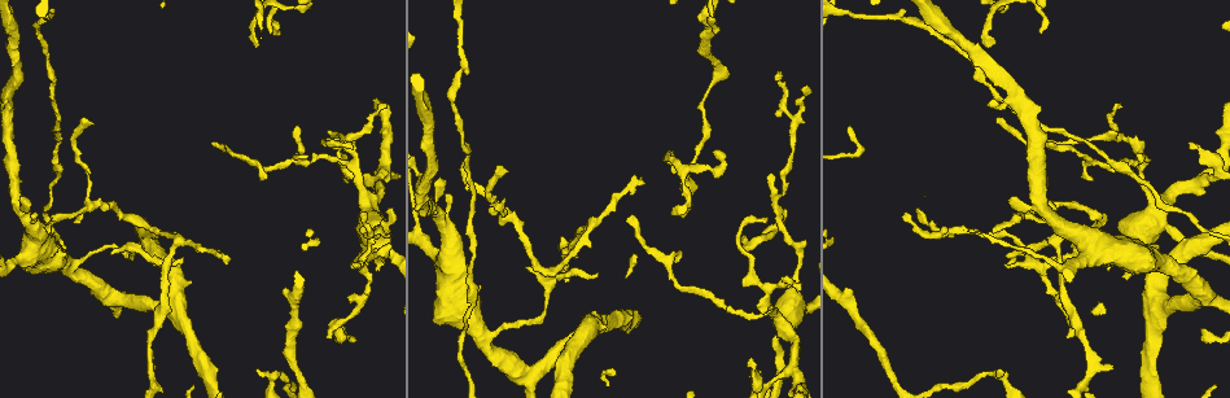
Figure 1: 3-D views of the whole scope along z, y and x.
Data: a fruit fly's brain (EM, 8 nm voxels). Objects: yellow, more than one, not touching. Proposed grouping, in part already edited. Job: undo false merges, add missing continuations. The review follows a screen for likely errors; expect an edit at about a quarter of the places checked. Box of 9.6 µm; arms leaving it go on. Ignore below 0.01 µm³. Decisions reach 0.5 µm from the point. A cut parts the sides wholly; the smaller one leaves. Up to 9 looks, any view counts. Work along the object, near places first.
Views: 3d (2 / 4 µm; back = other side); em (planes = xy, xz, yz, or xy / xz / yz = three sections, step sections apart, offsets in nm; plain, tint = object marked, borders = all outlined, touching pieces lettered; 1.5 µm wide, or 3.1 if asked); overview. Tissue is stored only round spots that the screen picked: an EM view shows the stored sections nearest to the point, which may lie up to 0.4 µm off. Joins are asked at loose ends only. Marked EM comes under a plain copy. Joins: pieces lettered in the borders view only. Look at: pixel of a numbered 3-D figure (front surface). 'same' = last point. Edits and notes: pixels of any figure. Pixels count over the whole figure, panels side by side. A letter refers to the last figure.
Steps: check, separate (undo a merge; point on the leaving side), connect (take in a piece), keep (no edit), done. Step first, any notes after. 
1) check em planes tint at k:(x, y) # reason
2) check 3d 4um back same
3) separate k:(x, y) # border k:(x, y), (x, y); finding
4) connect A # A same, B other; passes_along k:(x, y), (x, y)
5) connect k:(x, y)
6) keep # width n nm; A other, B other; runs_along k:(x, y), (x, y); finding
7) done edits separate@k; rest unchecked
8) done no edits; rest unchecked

check em planes tint at 1:(461, 40) # a narrow waist

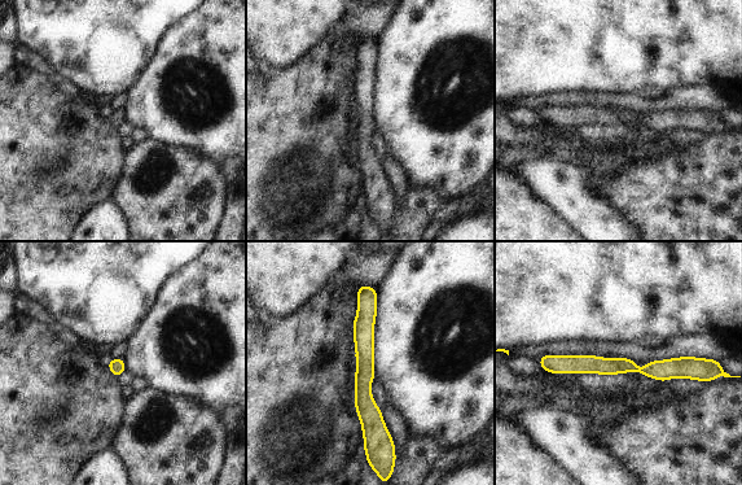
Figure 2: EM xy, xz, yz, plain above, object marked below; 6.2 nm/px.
check em planes borders same # see the neighbours

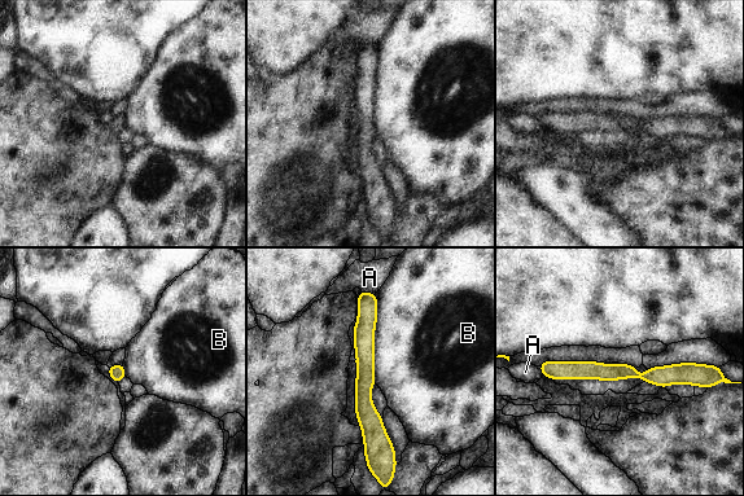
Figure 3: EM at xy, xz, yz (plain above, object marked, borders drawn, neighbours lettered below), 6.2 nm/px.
keep # longest_contact B 550 nm; A other, B other; border 3:(376, 294), (373, 382); continuous, no second neuron

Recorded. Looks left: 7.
check 3d 2um at 1:(483, 336) # sudden change in width

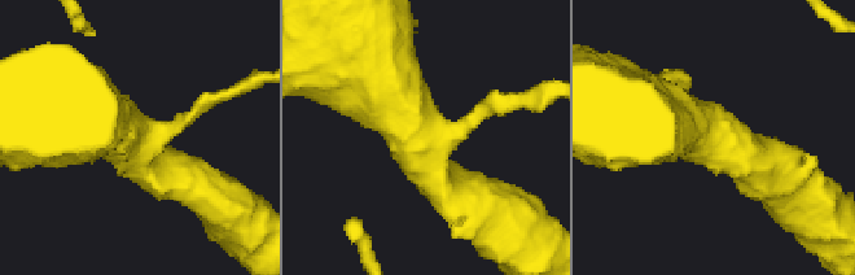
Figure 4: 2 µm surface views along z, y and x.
check em yz step 8 tint at 4:(133, 139) # arms 3

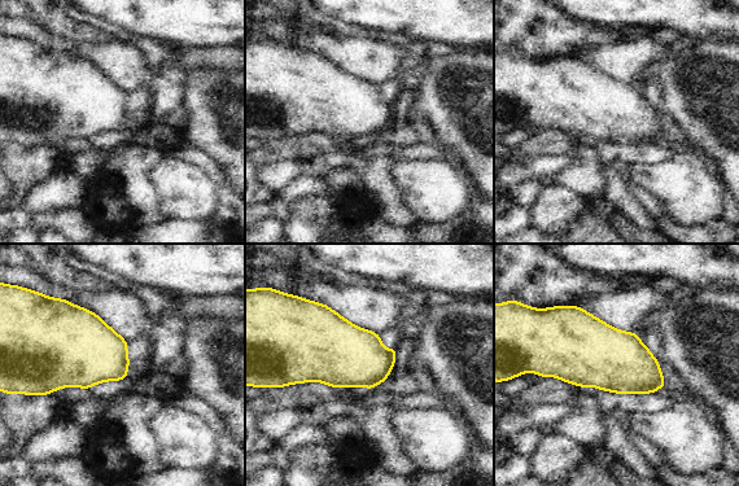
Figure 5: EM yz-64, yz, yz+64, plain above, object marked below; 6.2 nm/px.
check em planes borders same # another direction

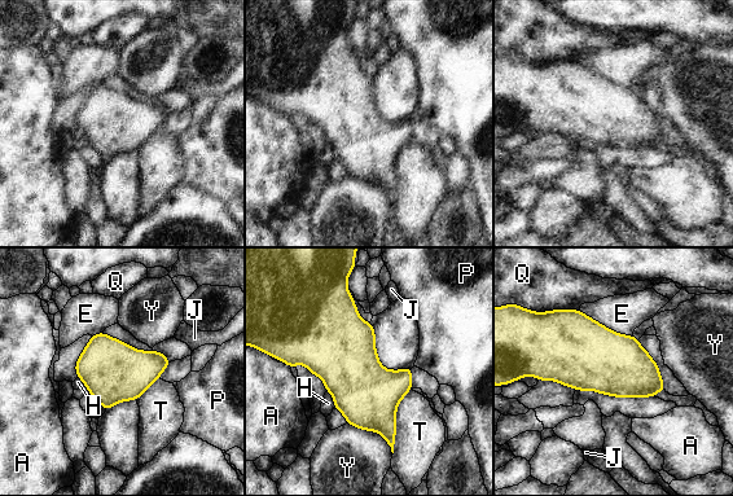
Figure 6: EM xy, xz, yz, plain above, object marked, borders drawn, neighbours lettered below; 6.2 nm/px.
keep # A other, E other, H other, J other, P other, Q other, T other, Y other; one neuron here

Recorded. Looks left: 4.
check em planes borders at 1:(568, 279)

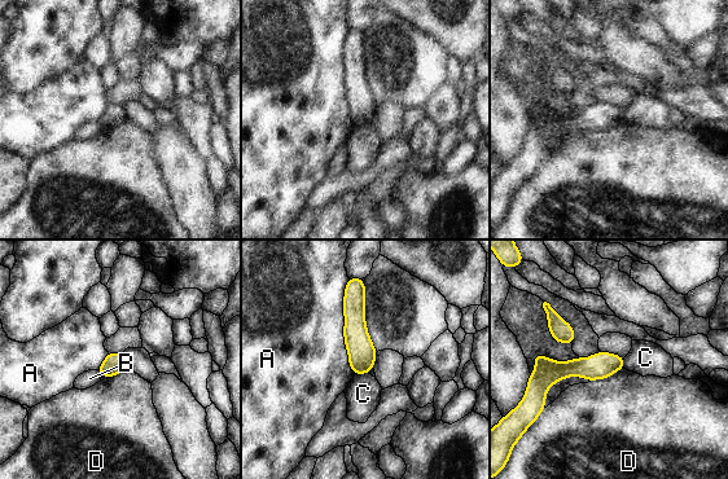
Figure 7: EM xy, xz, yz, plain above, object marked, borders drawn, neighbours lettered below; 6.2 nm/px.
keep # width 130 nm; A other, B other, C other, D other; border 7:(623, 367), (609, 376), (591, 381); none of them fits

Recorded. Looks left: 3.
check 3d 2um at 1:(760, 370) # an open end

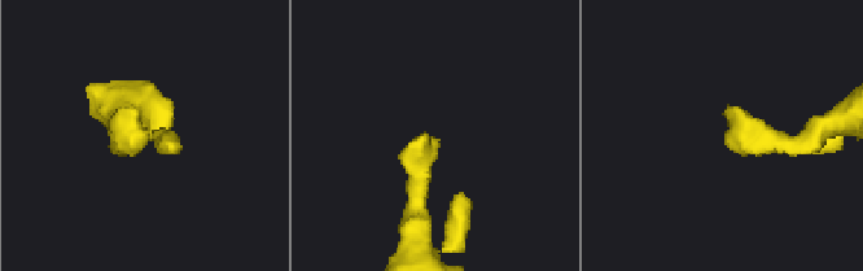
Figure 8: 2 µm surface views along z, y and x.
check em yz step 8 borders at 8:(133, 110)

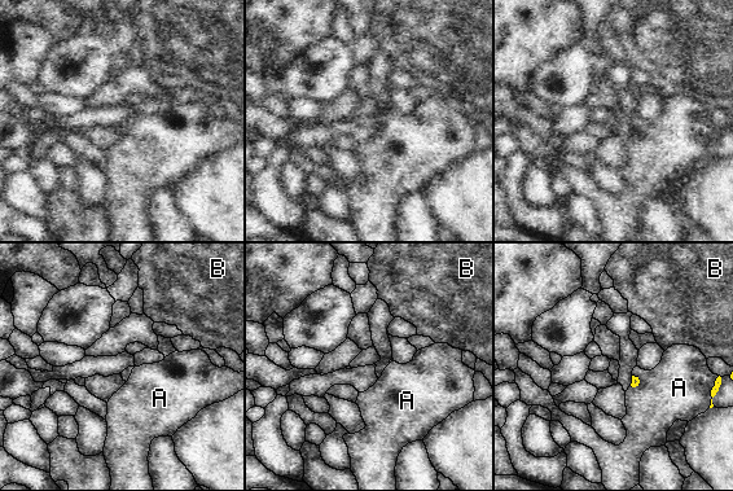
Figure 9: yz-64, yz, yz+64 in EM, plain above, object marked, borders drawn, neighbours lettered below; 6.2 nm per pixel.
check em planes borders same

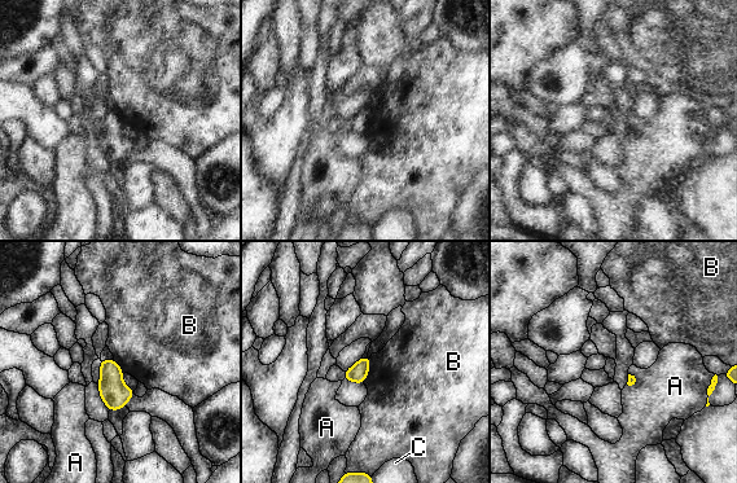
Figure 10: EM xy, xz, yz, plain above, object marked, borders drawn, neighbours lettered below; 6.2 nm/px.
keep # width 110 nm; A other, B other, C other; none of them fits

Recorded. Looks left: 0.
done no edits; rest unchecked

